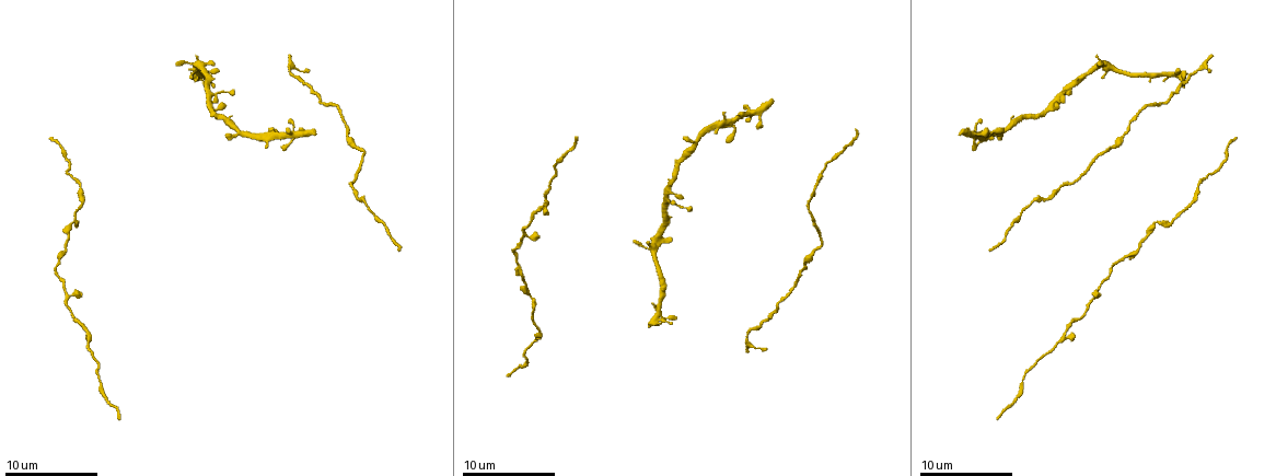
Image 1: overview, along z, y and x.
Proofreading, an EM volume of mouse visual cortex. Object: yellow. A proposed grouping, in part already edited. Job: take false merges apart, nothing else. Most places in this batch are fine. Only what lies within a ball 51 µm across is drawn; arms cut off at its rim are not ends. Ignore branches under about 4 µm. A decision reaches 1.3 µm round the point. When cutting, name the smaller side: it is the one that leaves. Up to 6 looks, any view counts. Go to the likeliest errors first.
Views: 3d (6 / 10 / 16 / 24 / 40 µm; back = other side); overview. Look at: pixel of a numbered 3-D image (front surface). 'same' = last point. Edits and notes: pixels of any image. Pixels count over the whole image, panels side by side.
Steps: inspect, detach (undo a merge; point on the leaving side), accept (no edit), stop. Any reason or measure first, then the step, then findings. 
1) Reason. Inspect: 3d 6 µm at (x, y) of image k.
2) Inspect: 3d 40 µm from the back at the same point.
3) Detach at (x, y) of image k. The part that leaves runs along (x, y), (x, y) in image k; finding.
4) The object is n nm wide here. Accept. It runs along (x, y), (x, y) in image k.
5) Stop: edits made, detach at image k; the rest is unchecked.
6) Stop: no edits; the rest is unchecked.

Three-way junction. Inspect: 3d 10 µm at (660, 313) of image 1.

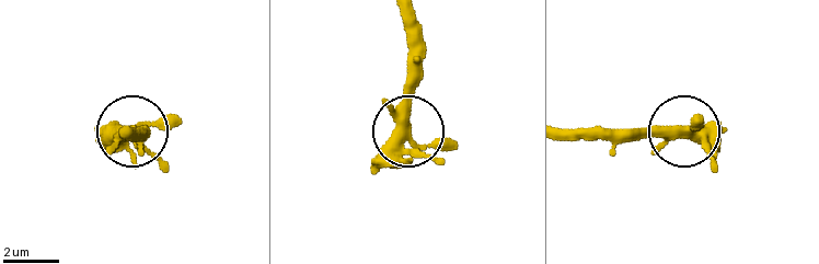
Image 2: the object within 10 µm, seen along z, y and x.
Accept. It runs along (372, 162), (405, 123), (405, 33) in image 2; continuous, no second cell.

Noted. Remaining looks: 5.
A narrow waist. Inspect: 3d 10 µm at (533, 299) of image 1.

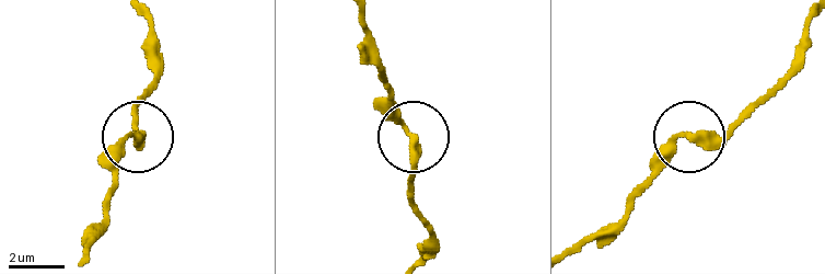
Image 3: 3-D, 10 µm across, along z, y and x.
Accept. All the same cell.

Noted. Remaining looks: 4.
Inspect: 3d 6 µm at (357, 146) of image 1.

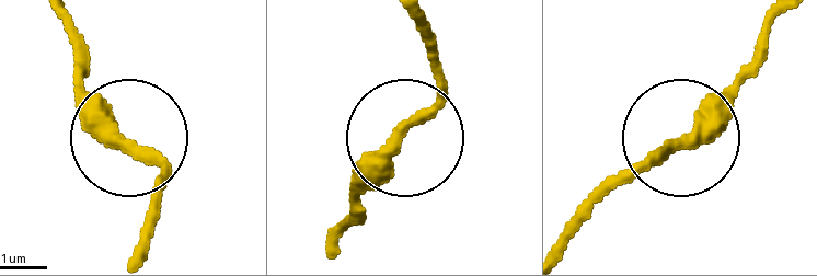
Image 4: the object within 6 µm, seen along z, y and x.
Inspect: 3d 6 µm from the back at (129, 147) of image 4.

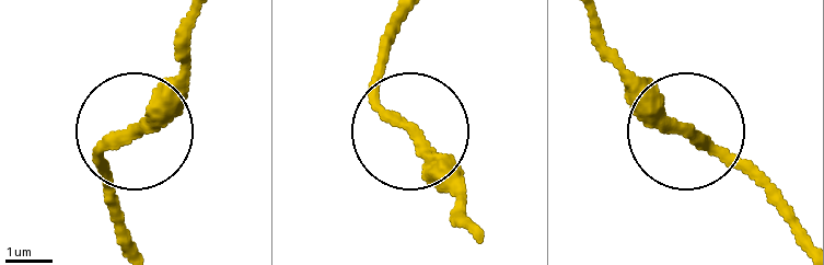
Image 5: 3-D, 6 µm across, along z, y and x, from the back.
Accept. One cell here.

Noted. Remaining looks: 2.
Stop: no edits; the rest is unchecked.

